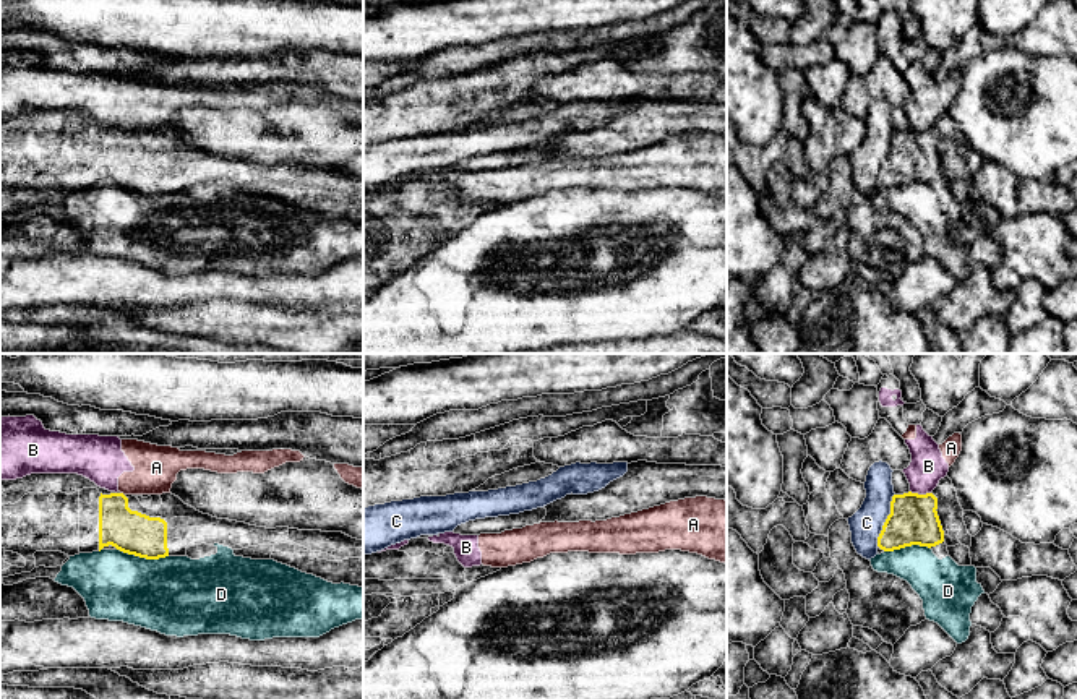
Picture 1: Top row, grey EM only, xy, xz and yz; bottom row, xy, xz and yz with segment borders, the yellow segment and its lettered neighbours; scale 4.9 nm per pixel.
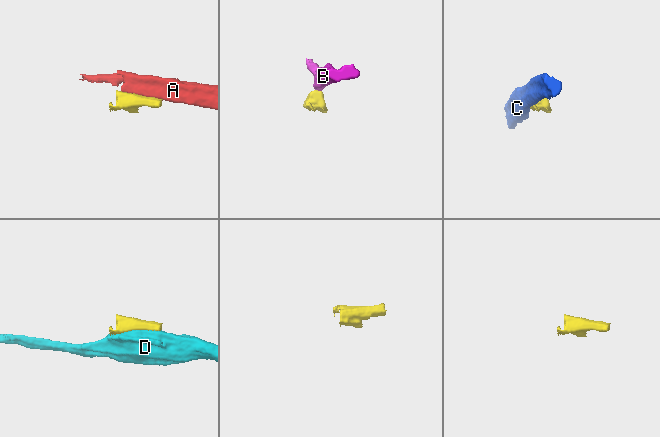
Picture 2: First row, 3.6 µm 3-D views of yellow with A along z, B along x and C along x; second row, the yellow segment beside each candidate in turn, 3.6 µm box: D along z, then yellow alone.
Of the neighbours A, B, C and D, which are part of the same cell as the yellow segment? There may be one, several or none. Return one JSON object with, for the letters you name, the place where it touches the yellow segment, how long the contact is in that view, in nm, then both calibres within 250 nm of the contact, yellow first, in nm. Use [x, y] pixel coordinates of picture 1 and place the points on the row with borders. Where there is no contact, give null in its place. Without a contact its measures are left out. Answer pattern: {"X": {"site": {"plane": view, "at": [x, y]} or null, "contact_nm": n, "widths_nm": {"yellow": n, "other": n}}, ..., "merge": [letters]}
{"merge": []}

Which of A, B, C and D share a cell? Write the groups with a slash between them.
A B / C / D

